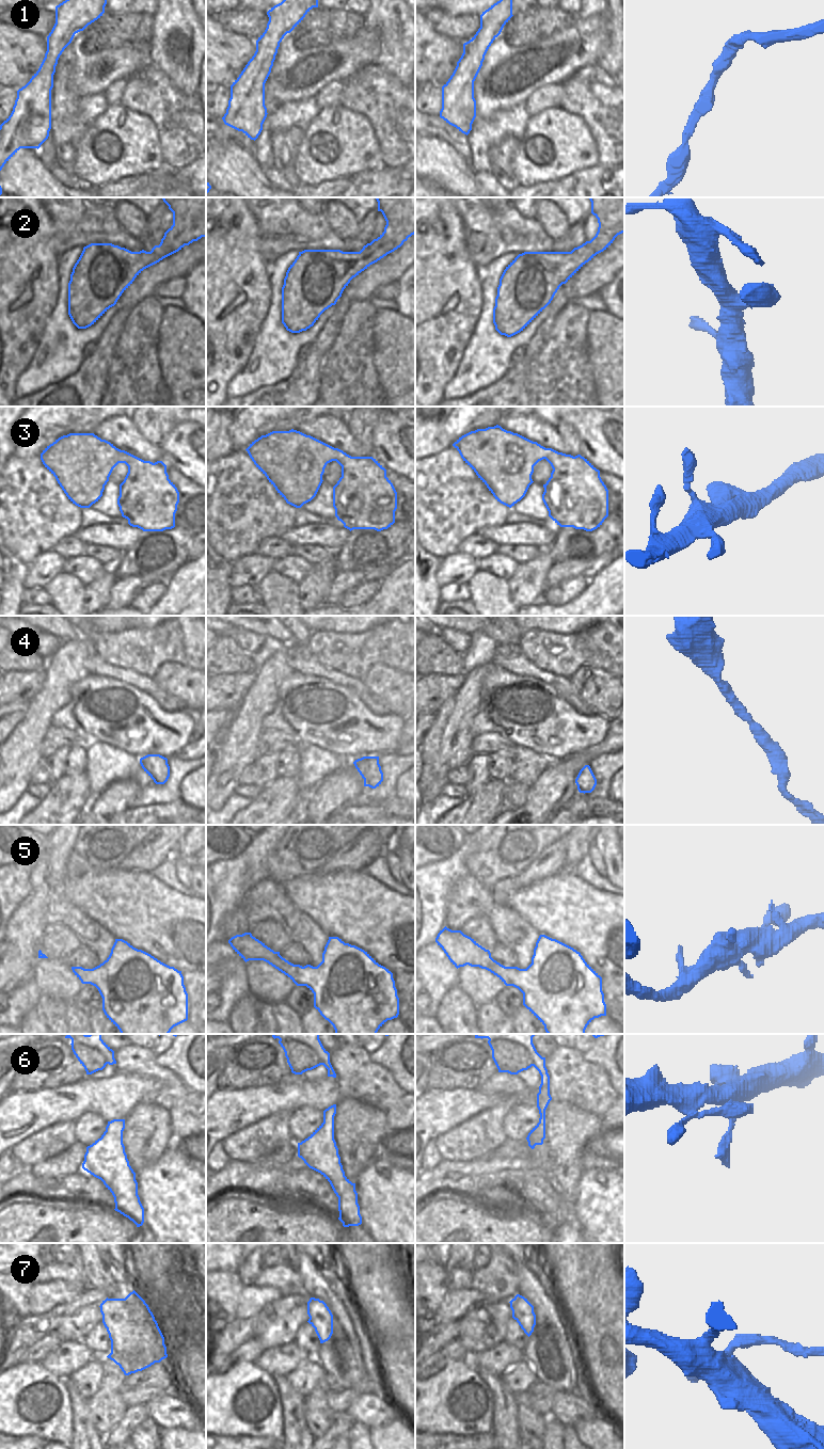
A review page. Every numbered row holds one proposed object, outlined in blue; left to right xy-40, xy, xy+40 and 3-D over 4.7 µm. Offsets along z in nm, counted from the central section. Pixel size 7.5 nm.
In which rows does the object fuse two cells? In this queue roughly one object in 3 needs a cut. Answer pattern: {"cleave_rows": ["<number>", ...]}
{"cleave_rows": ["7"]}

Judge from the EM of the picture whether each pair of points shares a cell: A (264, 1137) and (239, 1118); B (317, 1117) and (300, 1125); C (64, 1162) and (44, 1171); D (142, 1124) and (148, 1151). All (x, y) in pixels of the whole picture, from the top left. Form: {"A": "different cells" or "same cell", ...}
{"A": "different cells", "B": "same cell", "C": "same cell", "D": "same cell"}

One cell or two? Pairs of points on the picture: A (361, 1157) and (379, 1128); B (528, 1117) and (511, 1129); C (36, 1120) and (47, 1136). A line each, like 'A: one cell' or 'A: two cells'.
A: one cell
B: one cell
C: two cells

